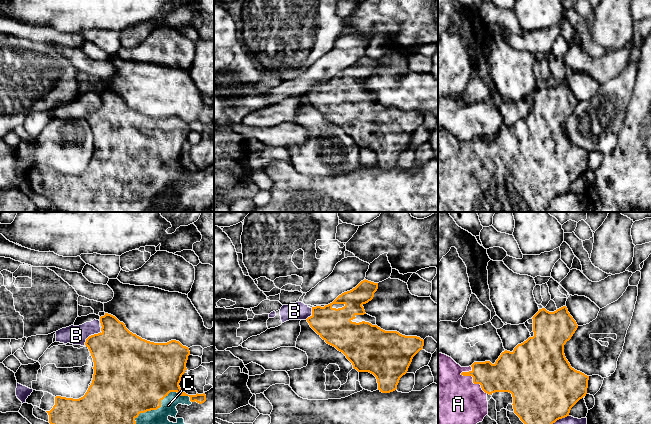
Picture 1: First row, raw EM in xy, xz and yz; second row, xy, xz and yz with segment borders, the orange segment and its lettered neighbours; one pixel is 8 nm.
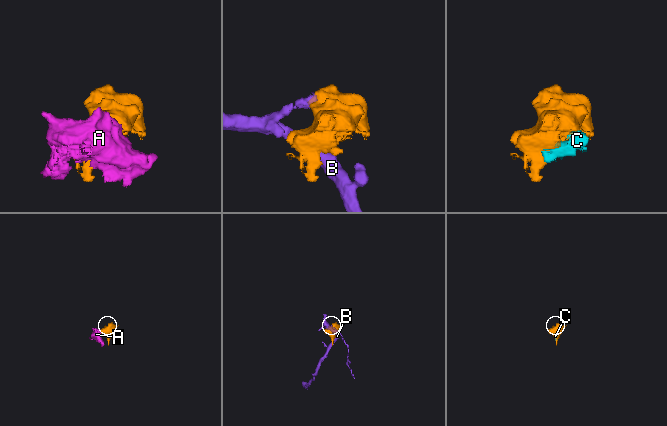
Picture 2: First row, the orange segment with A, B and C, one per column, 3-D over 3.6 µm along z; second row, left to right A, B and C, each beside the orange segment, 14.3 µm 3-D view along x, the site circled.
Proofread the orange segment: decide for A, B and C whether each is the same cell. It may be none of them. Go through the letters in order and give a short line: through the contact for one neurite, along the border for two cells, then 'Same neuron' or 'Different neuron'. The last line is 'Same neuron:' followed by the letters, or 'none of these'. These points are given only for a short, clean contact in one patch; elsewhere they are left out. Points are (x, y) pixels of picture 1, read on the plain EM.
A: Same neuron
B: Different neuron
C: Same neuron
Same neuron: A, C

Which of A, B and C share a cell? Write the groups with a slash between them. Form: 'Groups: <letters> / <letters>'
Groups: A C / B

